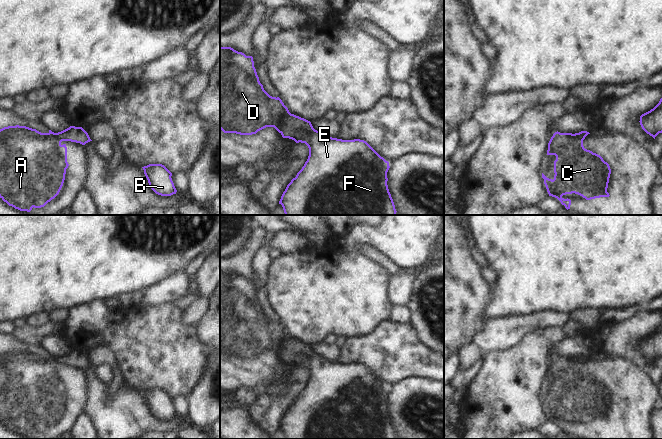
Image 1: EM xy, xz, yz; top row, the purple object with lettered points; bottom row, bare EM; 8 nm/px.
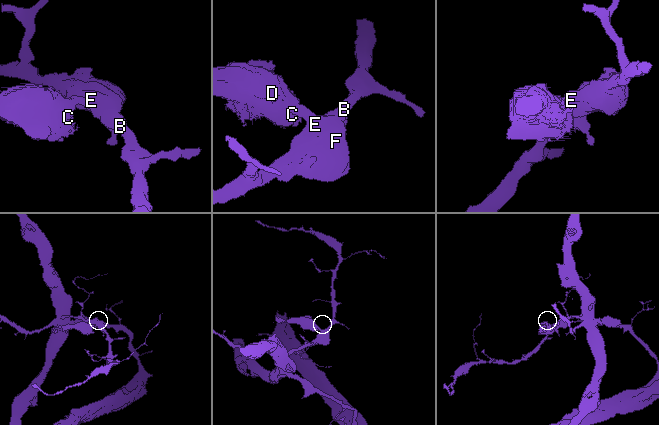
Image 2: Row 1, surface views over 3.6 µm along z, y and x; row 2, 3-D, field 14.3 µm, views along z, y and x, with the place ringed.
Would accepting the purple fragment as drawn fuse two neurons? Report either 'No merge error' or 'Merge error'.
Merge error

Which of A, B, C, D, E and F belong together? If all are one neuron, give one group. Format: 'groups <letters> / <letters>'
groups A C D / B E F

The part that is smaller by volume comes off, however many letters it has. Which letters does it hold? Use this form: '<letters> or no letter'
A, C, D

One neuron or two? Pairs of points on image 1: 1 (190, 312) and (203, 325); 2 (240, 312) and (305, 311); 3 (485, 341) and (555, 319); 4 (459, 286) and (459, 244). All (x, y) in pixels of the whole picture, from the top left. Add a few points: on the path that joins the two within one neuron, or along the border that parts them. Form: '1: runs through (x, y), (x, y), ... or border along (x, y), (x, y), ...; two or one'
1: border along (209, 299), (207, 309), (195, 324); two
2: border along (278, 321), (290, 336); two
3: runs through (502, 332), (538, 319); one
4: runs through (459, 276), (459, 254); one

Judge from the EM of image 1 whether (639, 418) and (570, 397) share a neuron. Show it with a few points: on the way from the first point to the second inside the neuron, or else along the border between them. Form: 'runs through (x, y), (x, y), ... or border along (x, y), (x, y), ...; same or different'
runs through (622, 418), (606, 402), (587, 398); same

